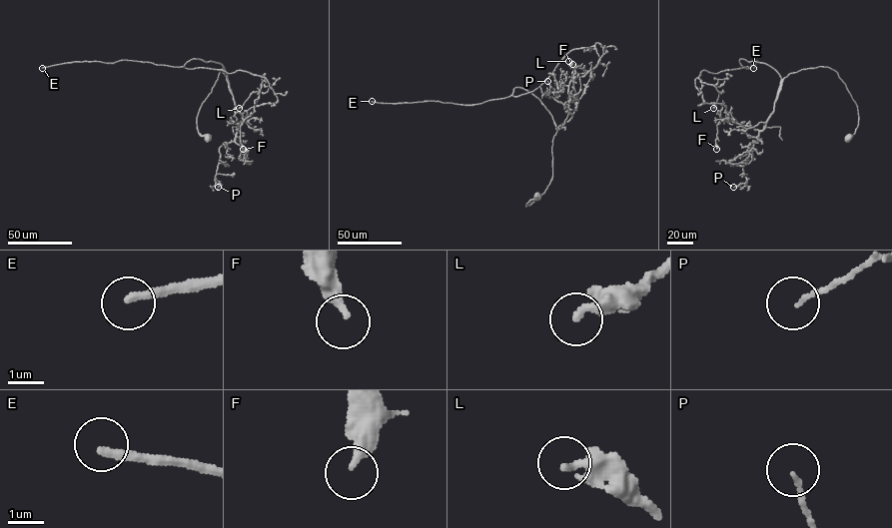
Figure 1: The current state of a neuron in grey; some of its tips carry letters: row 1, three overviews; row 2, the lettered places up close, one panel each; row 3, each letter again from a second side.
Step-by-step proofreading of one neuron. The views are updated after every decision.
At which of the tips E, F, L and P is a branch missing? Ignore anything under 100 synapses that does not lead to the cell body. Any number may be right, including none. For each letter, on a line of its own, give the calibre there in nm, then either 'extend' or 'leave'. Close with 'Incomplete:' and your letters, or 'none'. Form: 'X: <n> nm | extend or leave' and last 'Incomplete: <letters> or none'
E: 240 nm | extend
F: 260 nm | leave
L: 280 nm | leave
P: 130 nm | leave
Incomplete: E

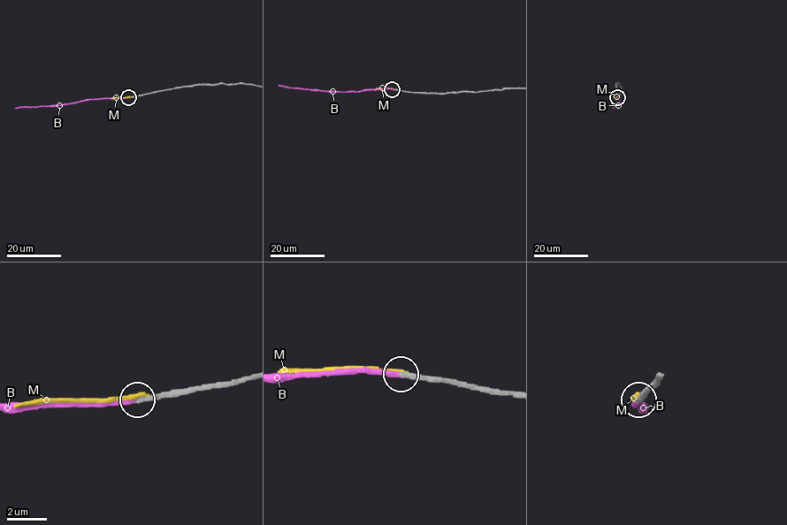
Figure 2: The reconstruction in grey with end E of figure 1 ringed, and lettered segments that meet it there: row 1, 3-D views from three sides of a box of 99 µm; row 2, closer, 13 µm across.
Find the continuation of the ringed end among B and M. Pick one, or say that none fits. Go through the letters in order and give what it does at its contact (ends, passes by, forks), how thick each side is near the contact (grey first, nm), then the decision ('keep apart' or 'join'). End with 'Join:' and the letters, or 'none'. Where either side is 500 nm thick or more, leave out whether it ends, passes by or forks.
B: it ends; calibres 260 and 240 nm; join
M: it ends; calibres 280 and 240 nm; keep apart
Join: B

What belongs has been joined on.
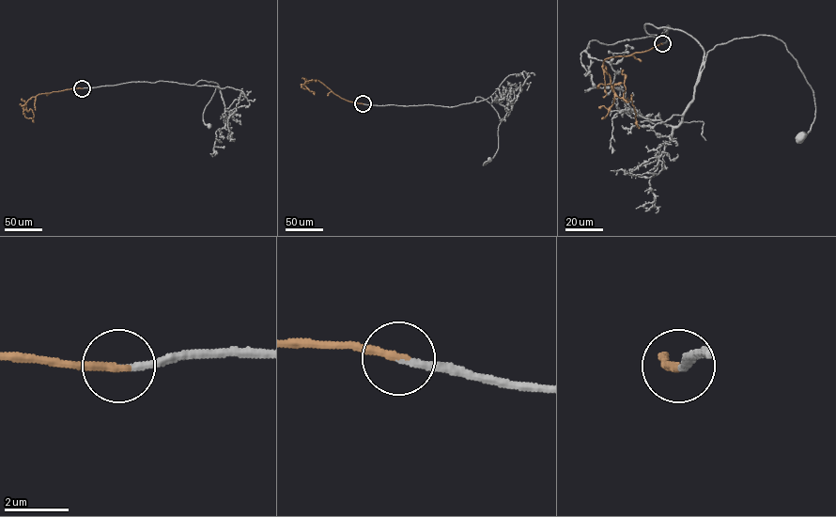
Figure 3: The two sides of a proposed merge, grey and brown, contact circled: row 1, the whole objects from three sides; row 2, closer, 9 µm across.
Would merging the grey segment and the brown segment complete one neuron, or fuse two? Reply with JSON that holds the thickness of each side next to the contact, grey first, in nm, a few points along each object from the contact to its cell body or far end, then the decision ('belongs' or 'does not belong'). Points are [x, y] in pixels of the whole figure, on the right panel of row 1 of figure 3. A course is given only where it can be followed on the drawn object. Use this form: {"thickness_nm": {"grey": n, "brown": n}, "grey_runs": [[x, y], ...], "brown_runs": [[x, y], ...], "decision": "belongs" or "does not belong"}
{"thickness_nm": {"grey": 220, "brown": 280}, "grey_runs": [[662, 44], [670, 26], [645, 23], [690, 35], [700, 75], [718, 44], [781, 39], [812, 90], [800, 136]], "brown_runs": [[662, 44], [628, 55], [608, 57], [602, 64], [615, 94], [626, 101], [631, 95], [639, 128]], "decision": "belongs"}

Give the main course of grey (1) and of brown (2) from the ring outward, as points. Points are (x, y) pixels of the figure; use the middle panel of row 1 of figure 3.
1: (363, 103), (452, 107), (483, 98), (500, 120), (503, 118), (499, 126), (498, 149), (489, 159)
2: (363, 103), (341, 98), (316, 80), (304, 85), (315, 94)

